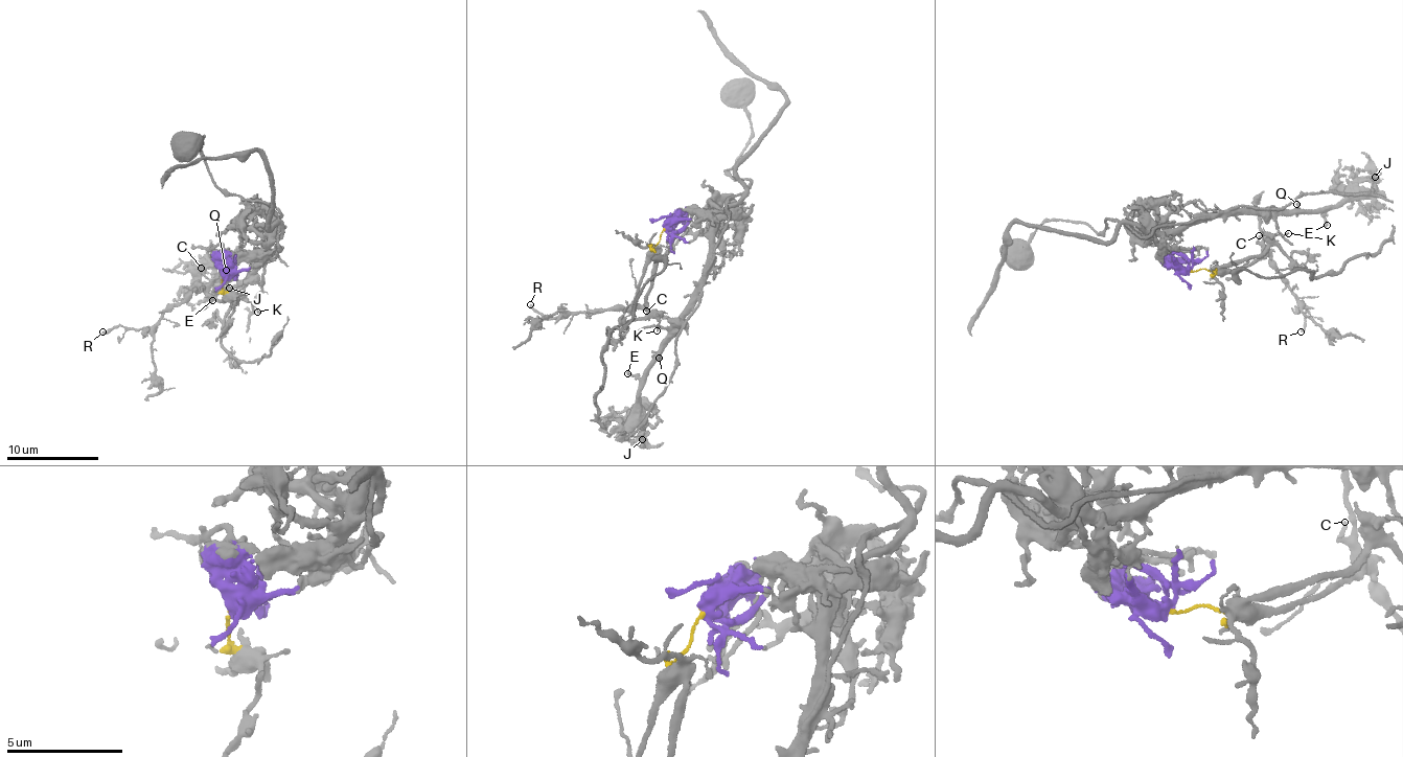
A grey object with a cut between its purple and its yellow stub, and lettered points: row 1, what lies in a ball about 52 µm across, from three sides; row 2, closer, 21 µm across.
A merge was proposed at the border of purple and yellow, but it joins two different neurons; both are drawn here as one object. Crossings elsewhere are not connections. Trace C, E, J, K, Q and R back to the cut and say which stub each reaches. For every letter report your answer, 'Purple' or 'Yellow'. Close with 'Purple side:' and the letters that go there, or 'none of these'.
C: Yellow
E: Purple
J: Purple
K: Yellow
Q: Purple
R: Yellow
Purple side: E, J, Q

